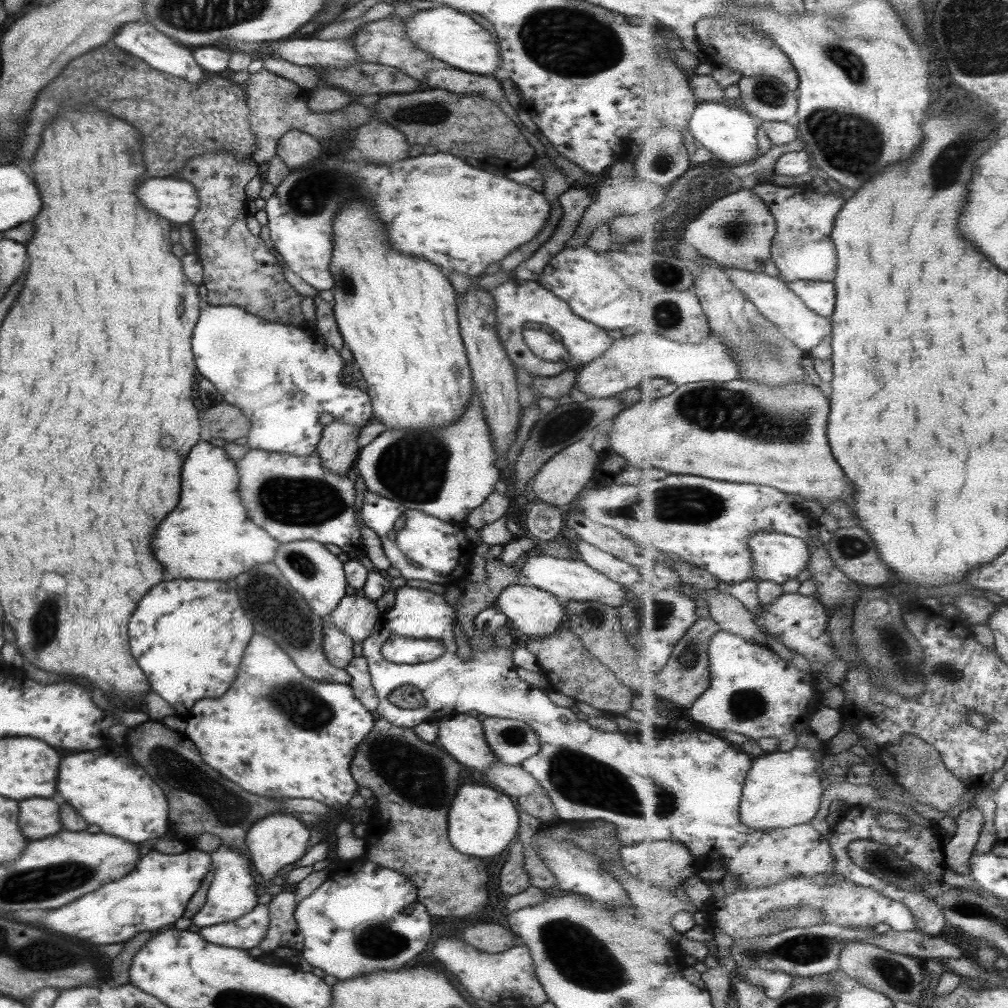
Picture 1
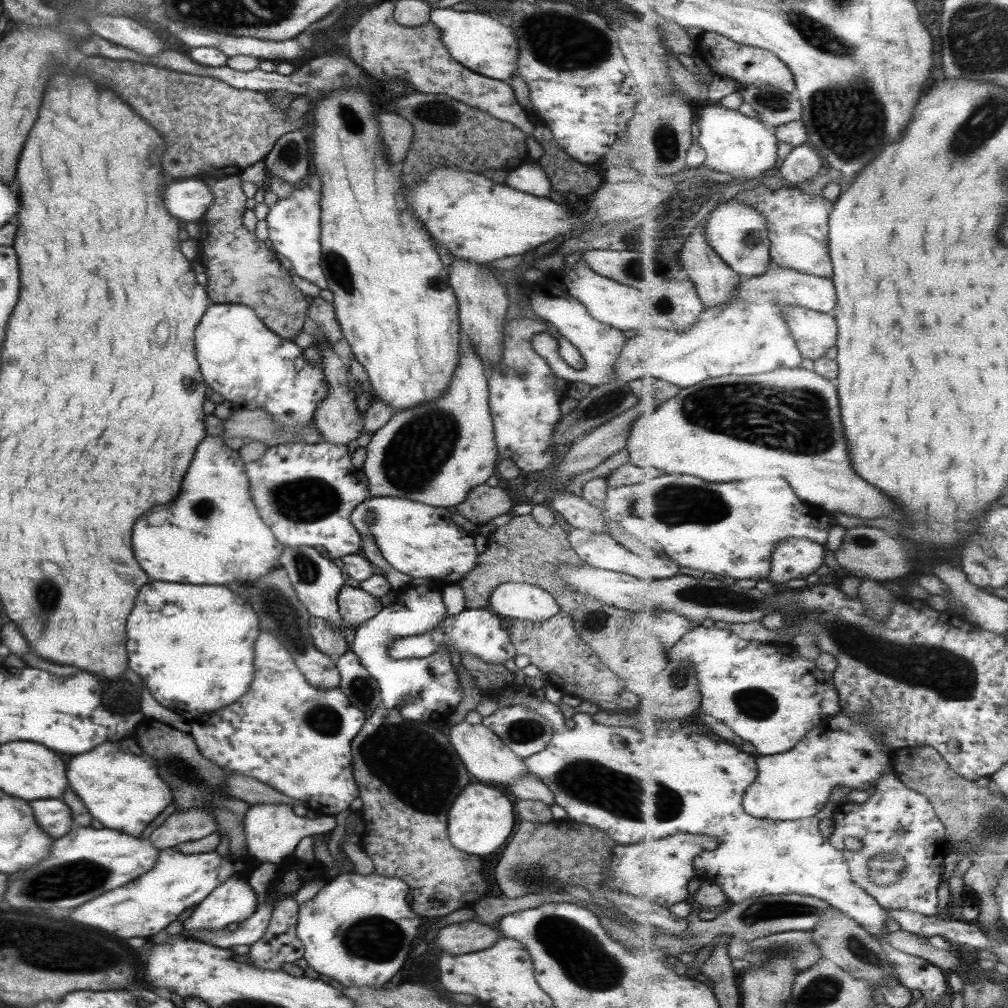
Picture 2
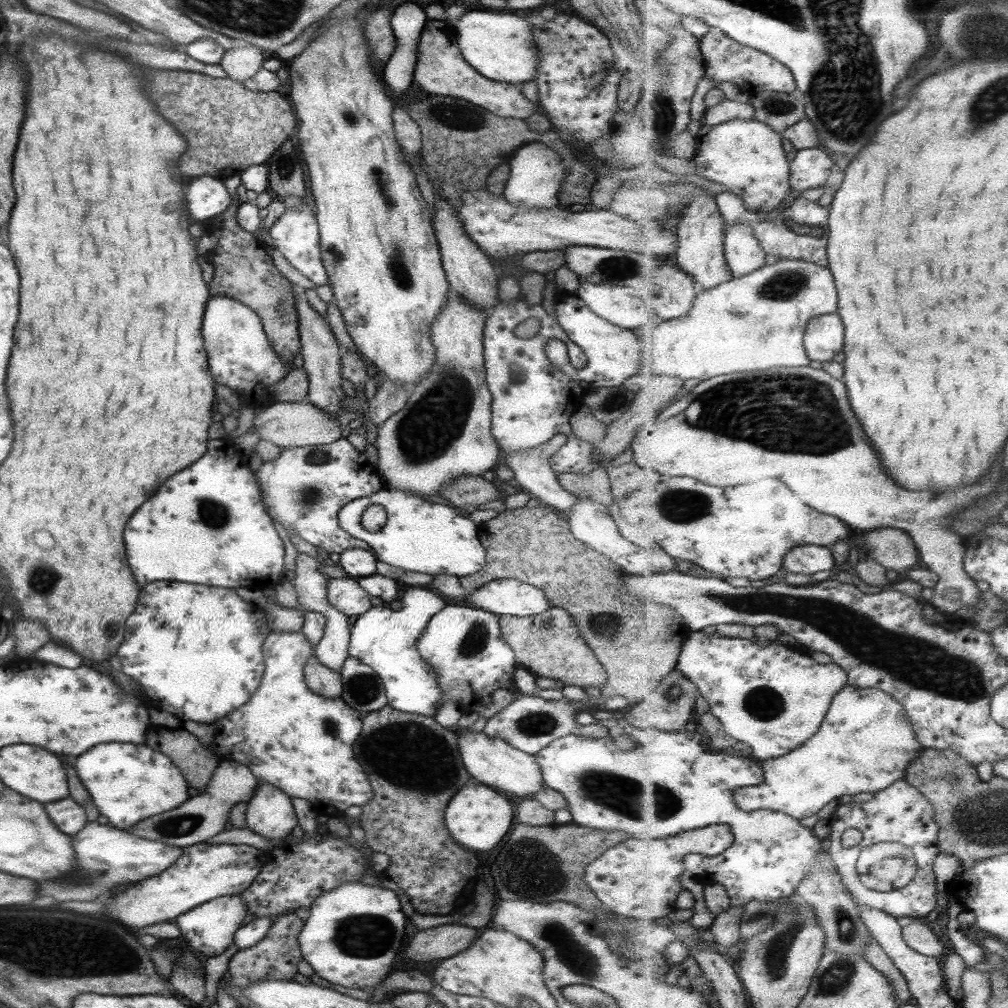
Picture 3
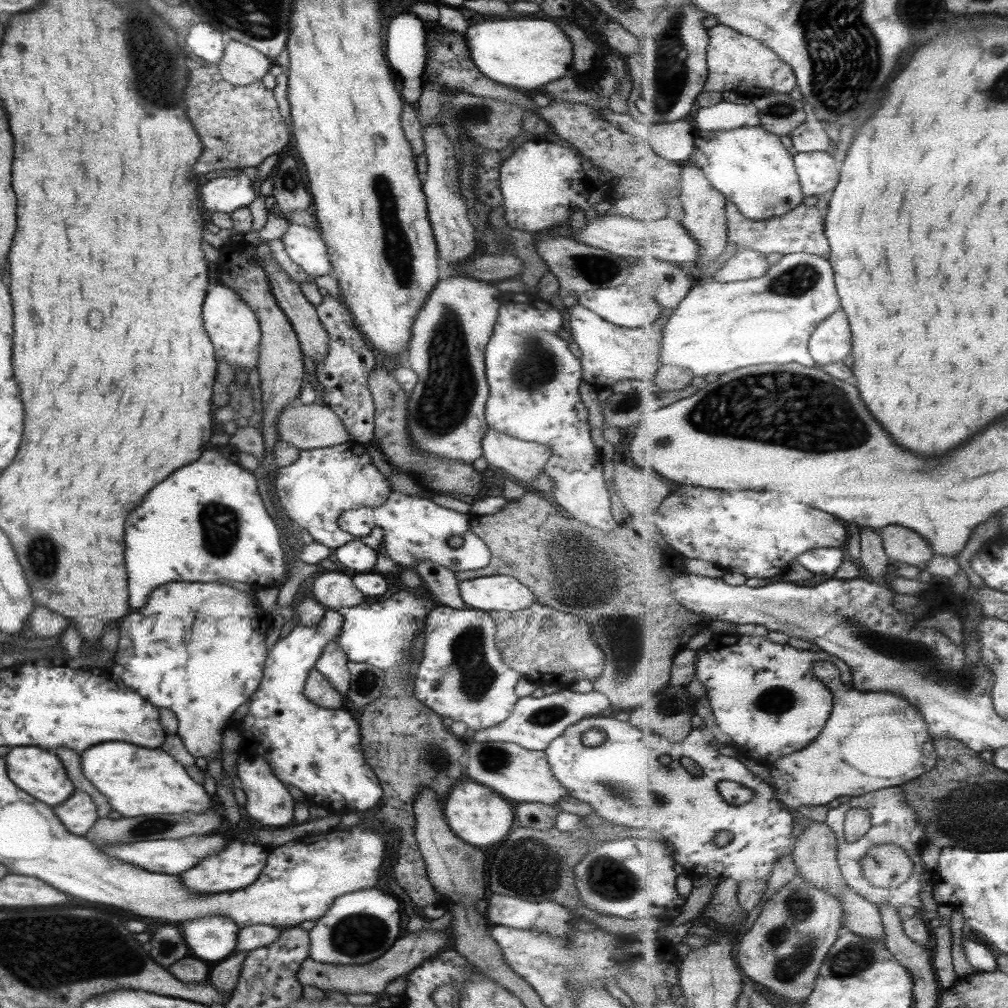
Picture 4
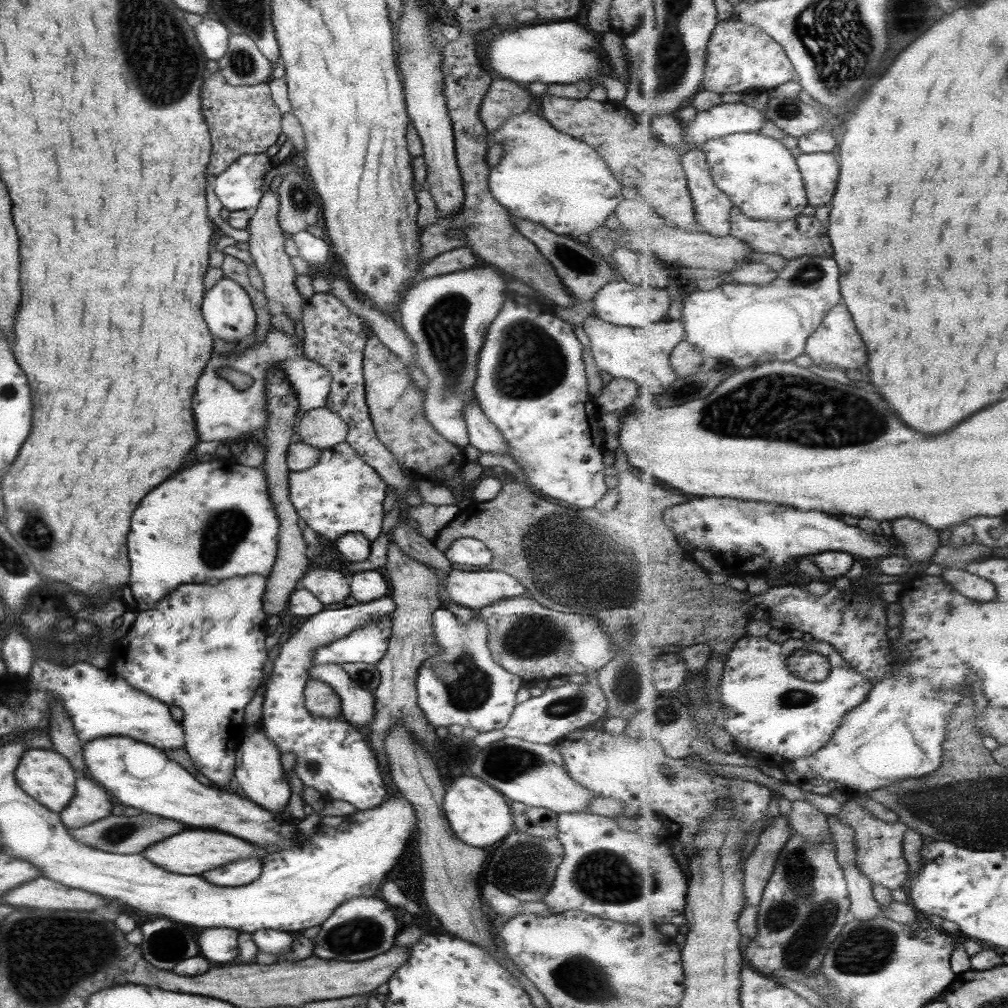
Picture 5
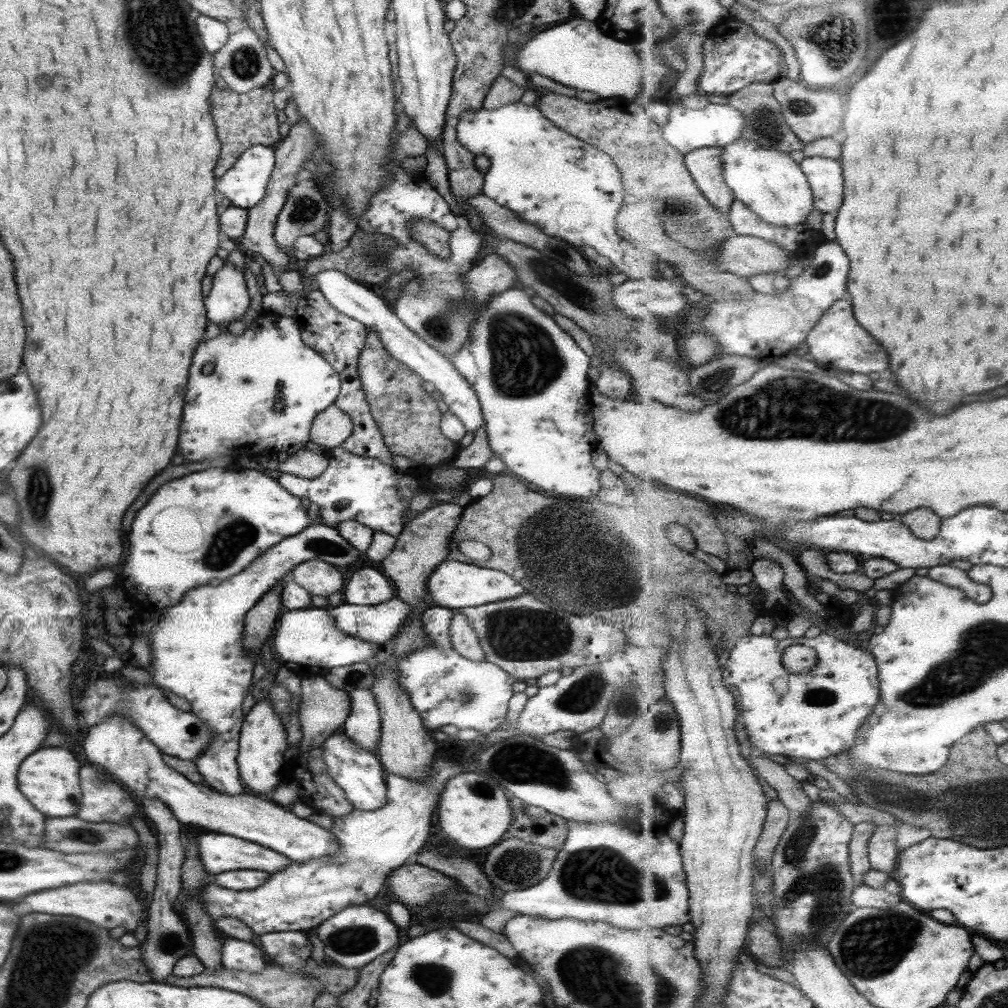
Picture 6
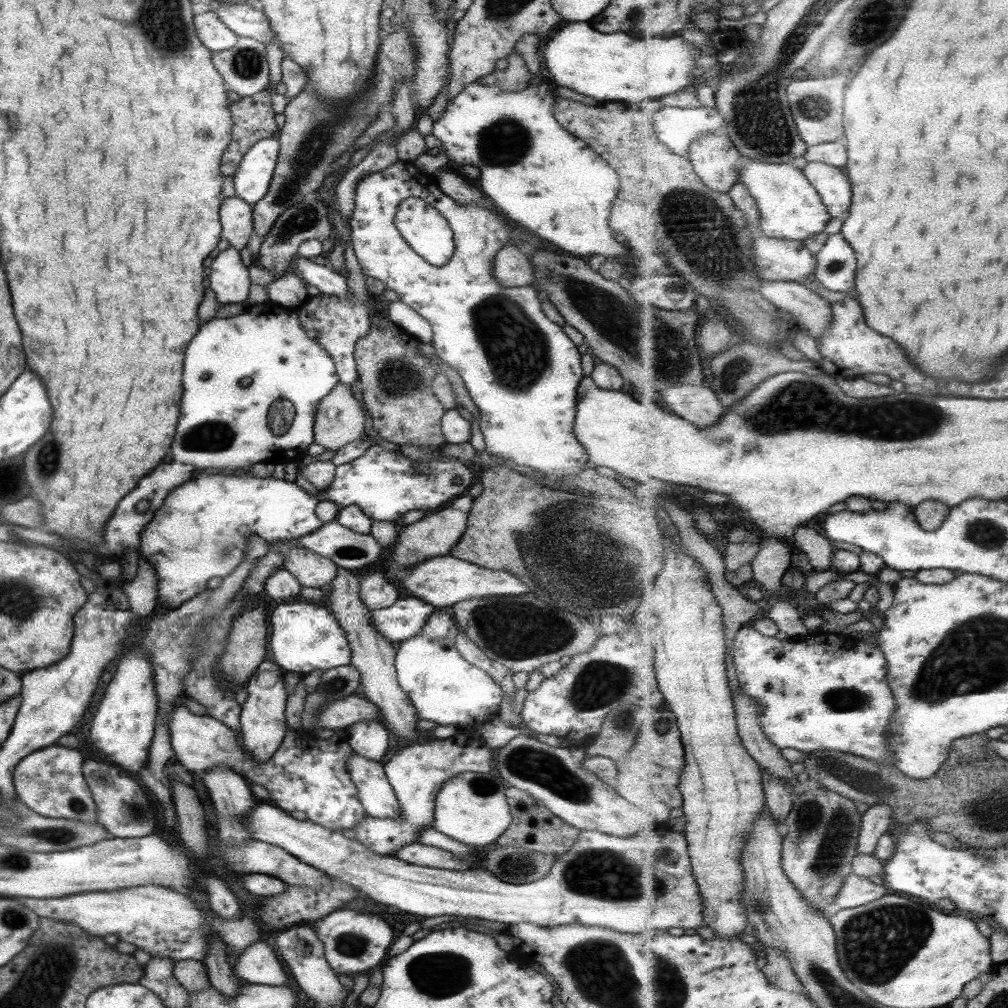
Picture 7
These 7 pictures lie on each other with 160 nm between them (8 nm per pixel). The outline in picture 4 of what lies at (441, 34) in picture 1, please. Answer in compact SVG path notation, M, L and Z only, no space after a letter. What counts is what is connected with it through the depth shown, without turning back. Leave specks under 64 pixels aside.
M506 18L499 21L479 21L468 25L464 34L471 62L485 78L499 85L517 88L542 88L549 82L570 73L571 41L558 24L545 18Z

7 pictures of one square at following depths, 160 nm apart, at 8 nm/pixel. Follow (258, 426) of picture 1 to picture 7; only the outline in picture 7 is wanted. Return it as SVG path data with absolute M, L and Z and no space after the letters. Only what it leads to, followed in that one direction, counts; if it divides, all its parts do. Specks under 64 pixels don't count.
M228 247L211 262L209 286L217 296L219 306L243 302L247 298L250 282L247 268L239 259L239 251Z

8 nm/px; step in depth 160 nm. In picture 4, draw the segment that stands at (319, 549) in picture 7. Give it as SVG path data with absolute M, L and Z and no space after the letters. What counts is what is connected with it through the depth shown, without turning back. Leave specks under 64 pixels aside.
M168 582L151 591L145 606L132 610L119 622L118 643L115 653L112 655L112 667L109 668L109 671L119 677L121 684L125 684L127 688L131 688L131 691L141 694L141 698L153 706L170 710L178 720L175 734L181 739L186 751L195 758L205 758L206 762L220 758L221 734L228 726L227 720L231 718L231 714L238 706L247 701L249 694L253 694L253 690L257 690L262 679L262 668L268 655L264 643L265 632L261 628L263 610L255 600L255 588L251 590L251 593L252 595L248 595L235 587L229 587L229 584L215 584L215 582Z

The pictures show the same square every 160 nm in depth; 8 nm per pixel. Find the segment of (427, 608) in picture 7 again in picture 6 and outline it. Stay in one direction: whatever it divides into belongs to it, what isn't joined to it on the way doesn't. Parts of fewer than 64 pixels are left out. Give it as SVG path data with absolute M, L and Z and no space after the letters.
M393 598L373 606L355 606L341 602L327 609L335 626L345 634L377 646L396 637L398 630L412 617L412 606Z

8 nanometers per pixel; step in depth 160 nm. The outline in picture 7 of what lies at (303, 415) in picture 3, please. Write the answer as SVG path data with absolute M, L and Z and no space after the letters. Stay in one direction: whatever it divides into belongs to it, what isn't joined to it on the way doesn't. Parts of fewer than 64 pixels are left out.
M339 382L317 401L313 421L313 443L326 451L345 447L364 433L363 410L350 388Z

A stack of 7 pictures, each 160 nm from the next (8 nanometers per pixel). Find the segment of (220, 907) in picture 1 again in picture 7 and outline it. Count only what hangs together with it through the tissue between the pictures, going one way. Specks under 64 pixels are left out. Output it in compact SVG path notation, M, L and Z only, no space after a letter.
M254 942L237 955L232 971L245 984L281 986L287 982L287 974L275 955L265 942Z

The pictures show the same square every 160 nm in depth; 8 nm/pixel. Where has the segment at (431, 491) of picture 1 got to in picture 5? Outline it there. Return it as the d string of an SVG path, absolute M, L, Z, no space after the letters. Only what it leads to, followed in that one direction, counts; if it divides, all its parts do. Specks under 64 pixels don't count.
M473 267L456 270L449 274L416 281L402 294L397 307L401 328L410 336L410 341L413 341L414 344L417 368L421 369L429 378L429 384L423 389L422 410L425 420L443 440L453 444L457 450L463 451L463 448L469 444L463 412L471 401L475 401L472 391L475 361L483 344L486 328L505 304L506 283L507 275L497 268Z

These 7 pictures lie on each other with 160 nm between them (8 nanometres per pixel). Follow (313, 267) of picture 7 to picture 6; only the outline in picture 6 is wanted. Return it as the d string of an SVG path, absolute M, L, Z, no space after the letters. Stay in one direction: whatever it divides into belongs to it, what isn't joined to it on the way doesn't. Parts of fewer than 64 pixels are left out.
M333 269L322 270L314 274L312 278L315 279L317 290L325 297L326 302L331 307L349 319L355 319L363 323L369 331L379 337L385 350L395 360L408 366L425 382L431 383L435 390L441 393L443 409L451 415L455 415L467 432L474 433L477 432L477 428L485 426L476 394L467 384L467 381L455 370L450 359L429 346L416 334L413 334L385 305L385 302L378 296L373 287L351 280L343 272Z

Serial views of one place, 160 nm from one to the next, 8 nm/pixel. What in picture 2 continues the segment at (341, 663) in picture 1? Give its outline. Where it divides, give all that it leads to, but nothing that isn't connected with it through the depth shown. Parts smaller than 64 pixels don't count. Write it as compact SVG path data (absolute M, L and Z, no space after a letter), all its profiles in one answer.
M314 616L309 617L308 625L313 646L317 650L332 658L337 658L347 651L341 625L340 628L331 628L325 624L323 619Z

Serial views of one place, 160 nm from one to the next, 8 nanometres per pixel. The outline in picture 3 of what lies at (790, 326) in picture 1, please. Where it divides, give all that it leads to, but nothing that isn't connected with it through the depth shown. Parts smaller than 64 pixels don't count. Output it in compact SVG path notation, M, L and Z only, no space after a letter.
M823 314L809 321L804 345L810 359L821 363L831 361L839 352L843 352L843 344L845 326L839 314Z

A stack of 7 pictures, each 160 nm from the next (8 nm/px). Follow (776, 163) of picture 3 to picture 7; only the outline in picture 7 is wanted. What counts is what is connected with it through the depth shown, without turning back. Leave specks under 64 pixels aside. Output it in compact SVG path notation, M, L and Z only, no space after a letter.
M749 160L747 170L742 170L740 174L740 181L753 194L760 207L759 230L762 234L771 238L803 241L813 234L826 232L832 215L803 169L795 168L791 164Z

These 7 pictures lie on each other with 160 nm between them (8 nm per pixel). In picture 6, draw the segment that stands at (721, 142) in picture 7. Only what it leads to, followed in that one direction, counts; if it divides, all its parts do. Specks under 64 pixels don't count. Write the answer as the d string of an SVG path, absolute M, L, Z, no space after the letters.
M707 147L686 154L686 165L697 186L723 214L729 215L736 194L724 177L724 147Z

